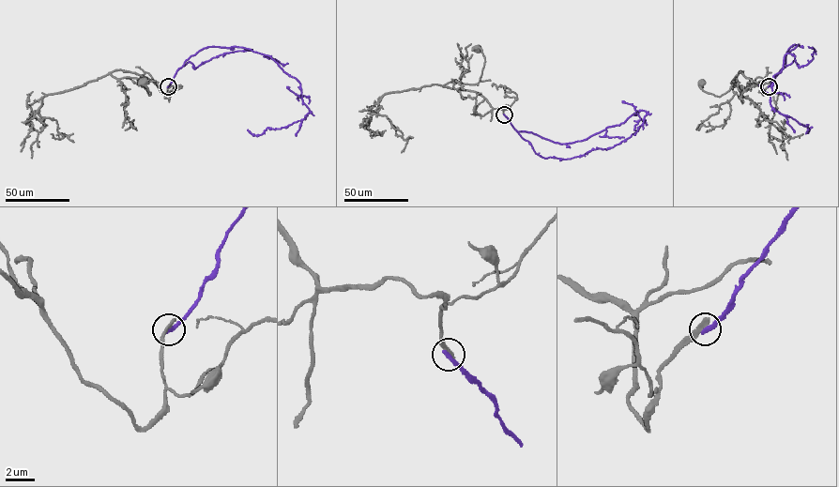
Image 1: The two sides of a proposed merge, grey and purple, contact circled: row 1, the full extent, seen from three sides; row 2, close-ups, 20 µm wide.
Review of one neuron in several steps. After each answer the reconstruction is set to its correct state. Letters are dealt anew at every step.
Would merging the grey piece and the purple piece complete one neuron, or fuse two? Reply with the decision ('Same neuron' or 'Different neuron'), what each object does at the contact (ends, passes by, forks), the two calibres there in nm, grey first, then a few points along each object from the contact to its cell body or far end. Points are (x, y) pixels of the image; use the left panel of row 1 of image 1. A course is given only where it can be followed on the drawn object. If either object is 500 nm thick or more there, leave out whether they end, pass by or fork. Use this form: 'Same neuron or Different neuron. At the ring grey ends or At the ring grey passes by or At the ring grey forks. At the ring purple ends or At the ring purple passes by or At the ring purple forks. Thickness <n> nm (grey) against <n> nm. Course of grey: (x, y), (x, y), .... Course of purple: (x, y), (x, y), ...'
Different neuron. At the ring grey ends. At the ring purple ends. Thickness 320 nm (grey) against 360 nm. Course of grey: (168, 86), (165, 95), (142, 75), (121, 69), (109, 73), (117, 79), (142, 80), (149, 95), (144, 81). Course of purple: (168, 86), (185, 62), (208, 46), (268, 55), (300, 83), (309, 112), (260, 134), (247, 129)

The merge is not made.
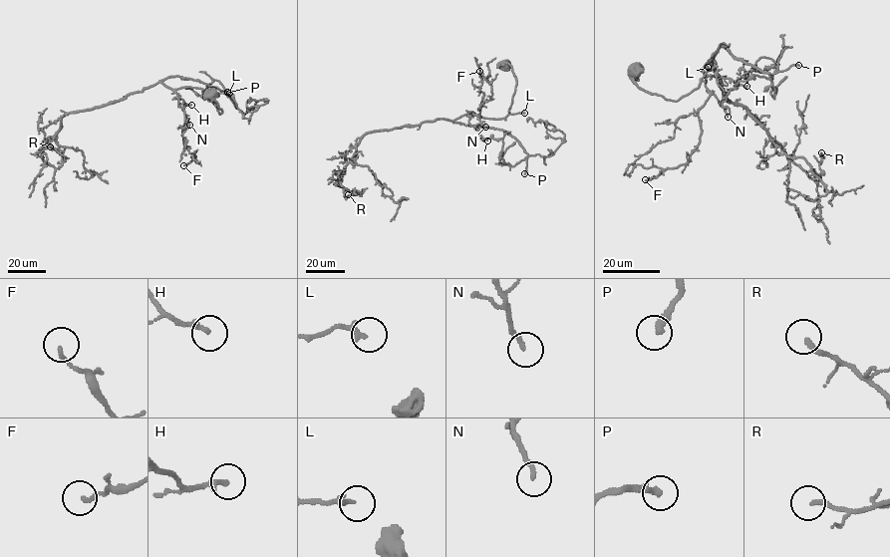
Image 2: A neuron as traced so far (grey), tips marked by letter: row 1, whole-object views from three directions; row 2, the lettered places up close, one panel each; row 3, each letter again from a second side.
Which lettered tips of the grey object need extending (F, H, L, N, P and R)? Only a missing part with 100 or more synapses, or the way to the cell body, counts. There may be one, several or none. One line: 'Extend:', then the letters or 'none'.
Extend: P

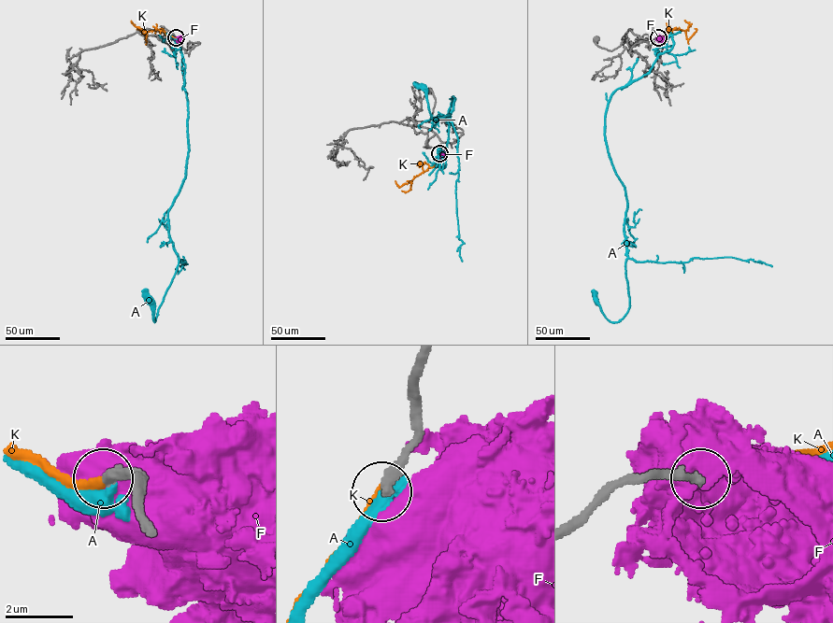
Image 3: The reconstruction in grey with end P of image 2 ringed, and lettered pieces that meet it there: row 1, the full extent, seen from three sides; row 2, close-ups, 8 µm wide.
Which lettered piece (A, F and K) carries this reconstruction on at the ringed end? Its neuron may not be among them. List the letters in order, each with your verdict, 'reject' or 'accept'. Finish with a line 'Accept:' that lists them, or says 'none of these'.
A: reject
F: reject
K: accept
Accept: K

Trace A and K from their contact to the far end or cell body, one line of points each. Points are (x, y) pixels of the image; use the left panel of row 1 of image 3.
A: (176, 37), (172, 36), (182, 57), (188, 144), (185, 177), (168, 211), (179, 265), (154, 321), (150, 299)
K: (176, 37), (165, 35), (162, 28), (148, 31), (146, 40), (145, 35), (136, 29)

